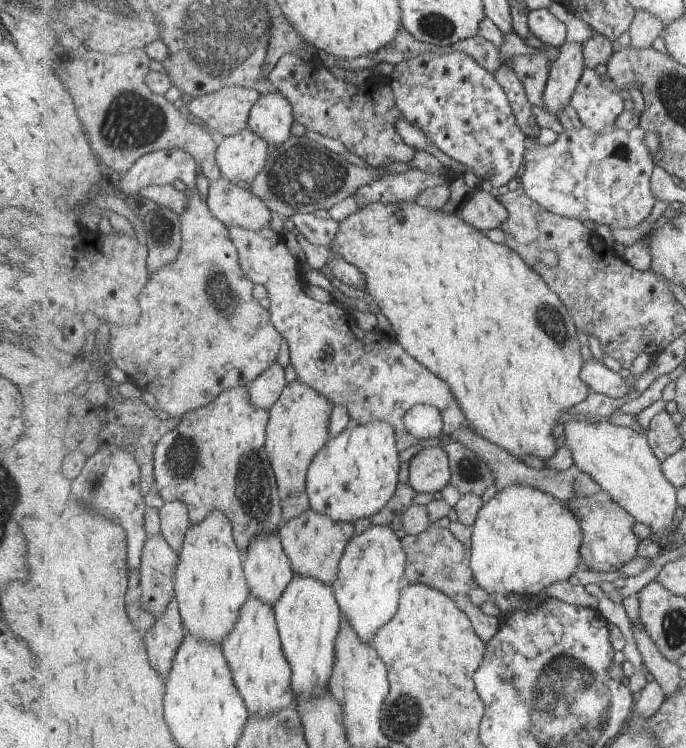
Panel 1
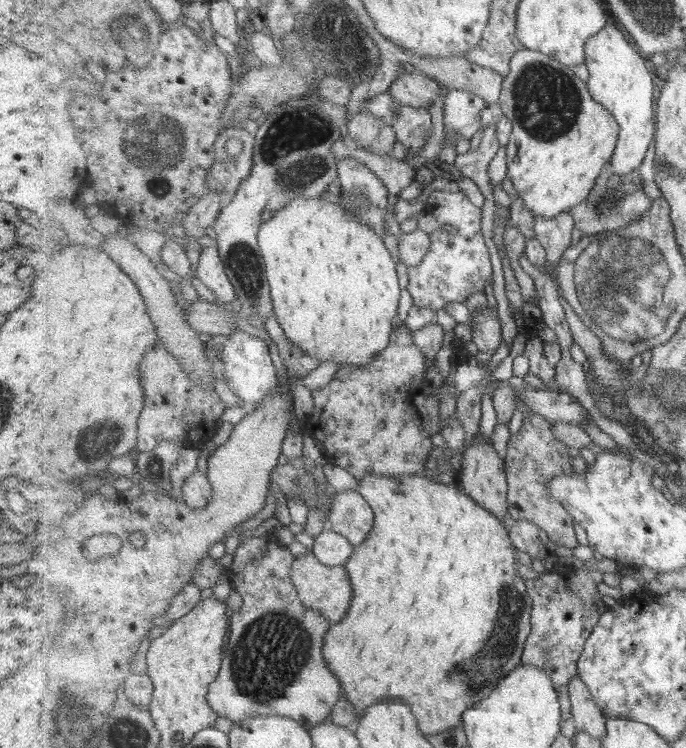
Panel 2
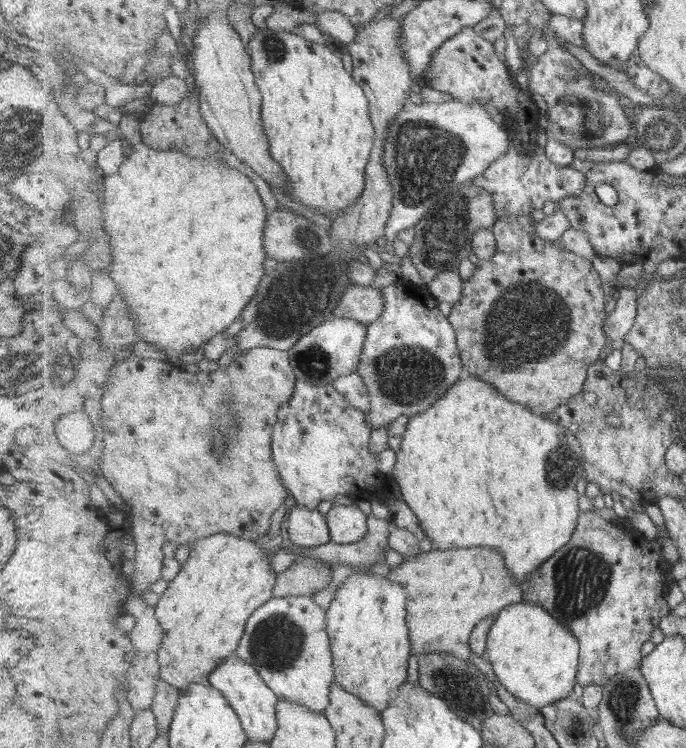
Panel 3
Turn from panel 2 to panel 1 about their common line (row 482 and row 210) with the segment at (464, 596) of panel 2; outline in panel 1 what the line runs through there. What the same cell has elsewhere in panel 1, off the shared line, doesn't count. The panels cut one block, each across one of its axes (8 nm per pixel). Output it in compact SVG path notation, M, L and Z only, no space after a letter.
M377 201L367 206L364 206L362 209L358 209L356 213L349 215L340 223L340 229L335 237L333 246L337 250L337 254L341 258L353 263L360 270L360 275L364 277L366 290L371 296L374 297L380 311L382 314L389 320L394 332L396 333L397 342L405 348L405 350L414 356L421 364L424 364L431 372L434 372L436 375L439 375L445 382L449 383L449 386L452 388L454 395L458 398L460 405L462 406L463 412L467 419L470 420L471 425L475 430L481 435L484 439L490 440L495 444L505 447L513 456L517 457L519 460L524 460L525 455L535 455L539 459L545 460L549 456L553 456L557 452L557 443L558 438L553 436L553 428L557 424L557 420L563 416L563 412L571 412L572 408L576 404L583 403L585 399L591 394L589 385L581 378L581 371L584 368L585 364L585 348L581 348L581 330L577 328L577 321L573 320L572 312L569 310L569 307L565 306L564 301L560 299L560 296L553 292L553 289L548 285L548 282L541 276L541 273L538 273L530 264L527 264L523 257L515 252L509 245L506 243L499 244L491 242L487 236L485 236L486 231L478 229L475 225L469 224L459 213L458 210L451 213L443 212L441 209L434 209L431 207L421 206L421 204L410 203L410 202L400 202L400 203L389 203L385 201Z

